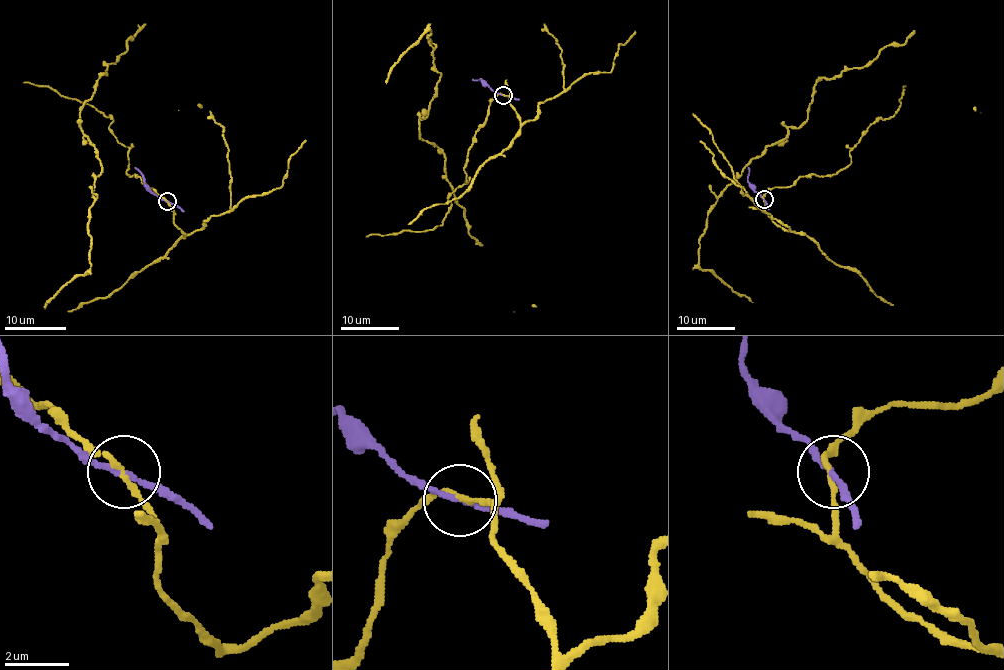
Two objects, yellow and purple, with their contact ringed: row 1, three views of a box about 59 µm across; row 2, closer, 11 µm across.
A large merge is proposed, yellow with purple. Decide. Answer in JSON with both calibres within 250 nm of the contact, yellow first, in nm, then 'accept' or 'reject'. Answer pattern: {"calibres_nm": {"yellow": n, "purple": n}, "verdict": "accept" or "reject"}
{"calibres_nm": {"yellow": 150, "purple": 160}, "verdict": "reject"}

